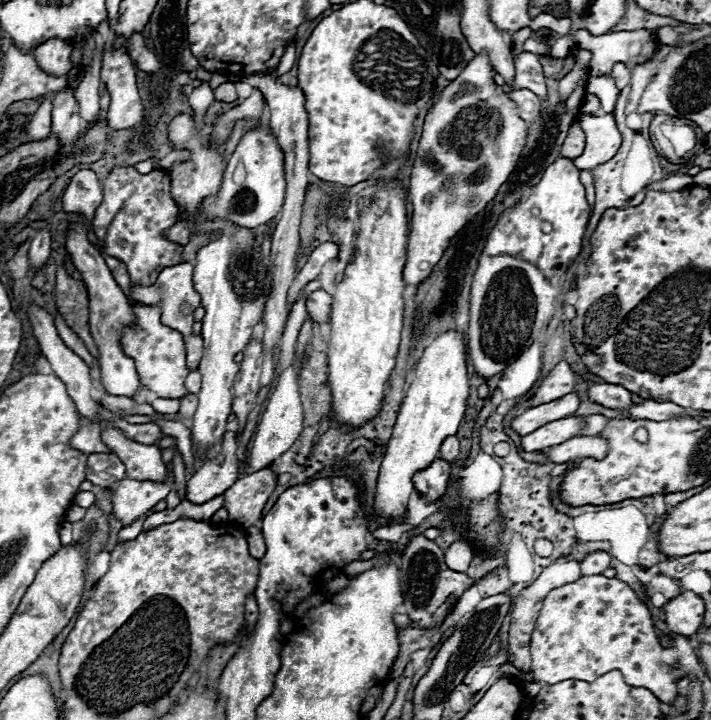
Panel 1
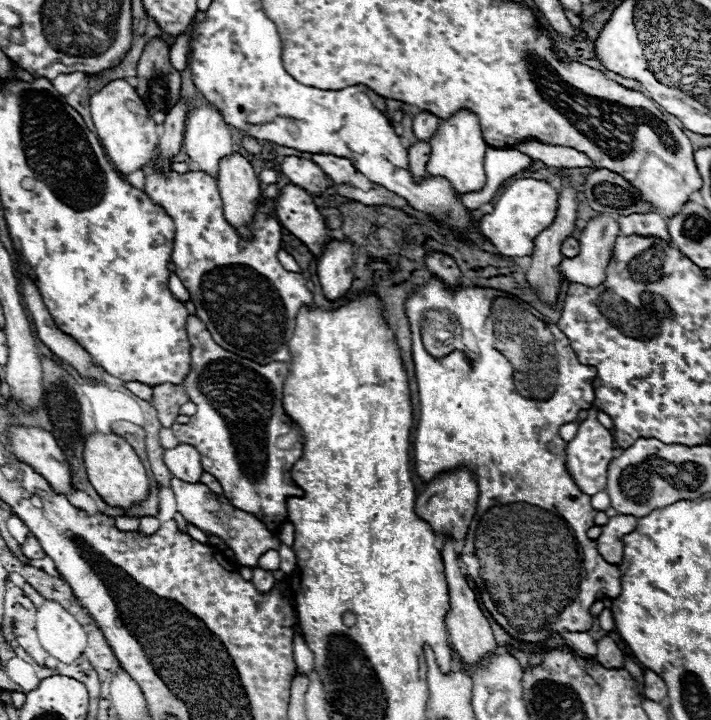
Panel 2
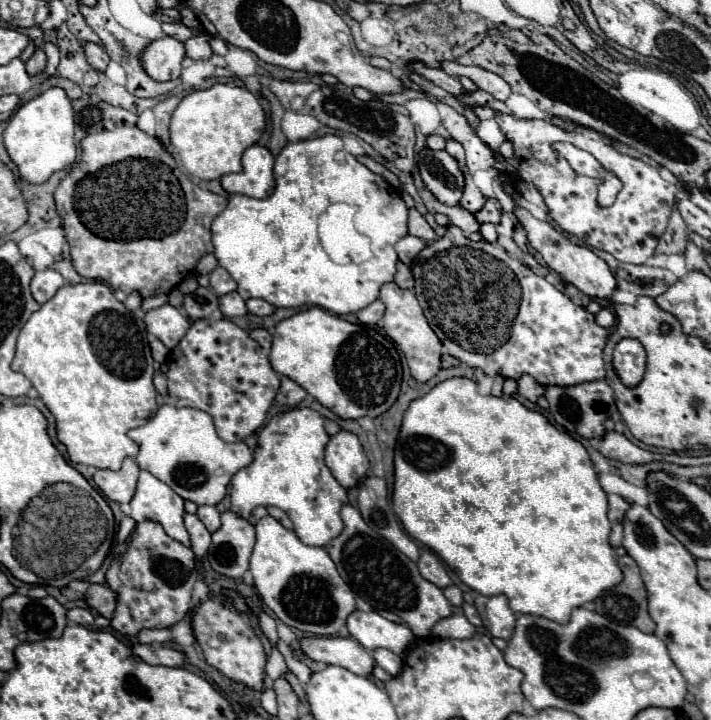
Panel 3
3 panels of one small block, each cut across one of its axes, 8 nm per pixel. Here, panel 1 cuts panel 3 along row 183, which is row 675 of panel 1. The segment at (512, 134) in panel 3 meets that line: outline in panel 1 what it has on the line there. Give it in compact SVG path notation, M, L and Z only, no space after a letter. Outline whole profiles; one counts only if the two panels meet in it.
M582 576L576 582L564 584L560 588L554 588L538 614L532 638L530 638L530 658L532 668L530 676L534 682L546 682L556 684L558 680L596 680L598 676L618 670L624 676L624 682L636 688L648 688L658 700L672 704L678 696L676 680L670 676L672 666L664 664L660 658L662 644L656 636L650 612L646 604L642 604L624 582L616 578L604 578L604 576Z

